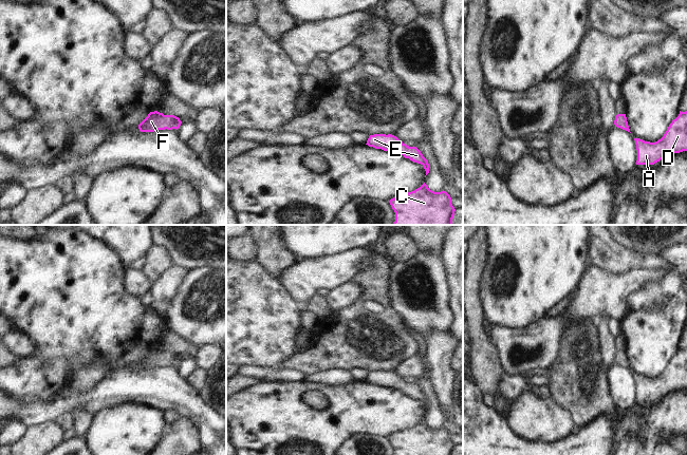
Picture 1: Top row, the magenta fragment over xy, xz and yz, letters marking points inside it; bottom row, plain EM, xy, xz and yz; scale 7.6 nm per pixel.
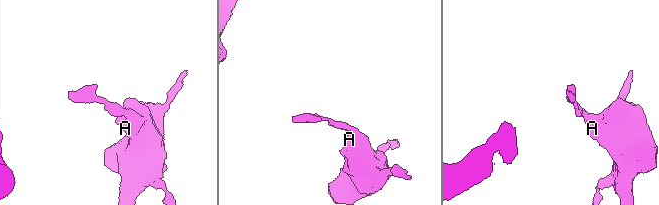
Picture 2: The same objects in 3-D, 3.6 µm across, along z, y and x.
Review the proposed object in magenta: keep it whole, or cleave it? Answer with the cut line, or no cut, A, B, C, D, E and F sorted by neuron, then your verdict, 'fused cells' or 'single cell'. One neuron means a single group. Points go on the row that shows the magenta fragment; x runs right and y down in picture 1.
cut none; groups A B C D E F; single cell

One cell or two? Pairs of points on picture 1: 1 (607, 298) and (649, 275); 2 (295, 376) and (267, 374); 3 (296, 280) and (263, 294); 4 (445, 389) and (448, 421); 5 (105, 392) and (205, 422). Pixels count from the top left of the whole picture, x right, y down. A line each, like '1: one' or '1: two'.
1: one
2: one
3: two
4: two
5: one

